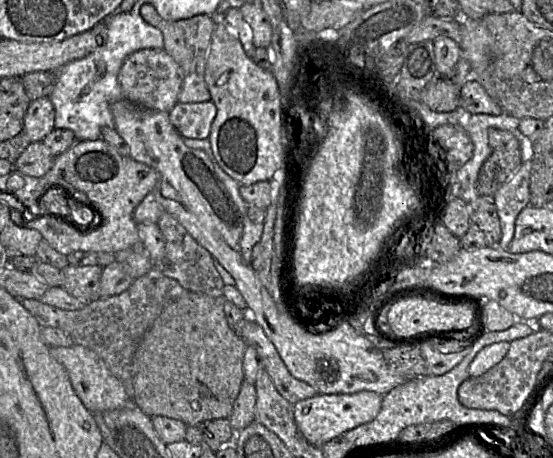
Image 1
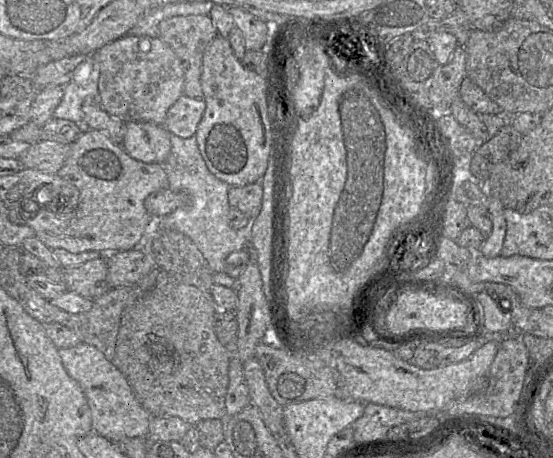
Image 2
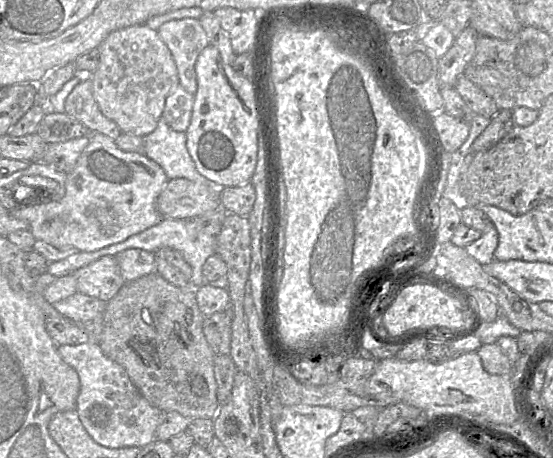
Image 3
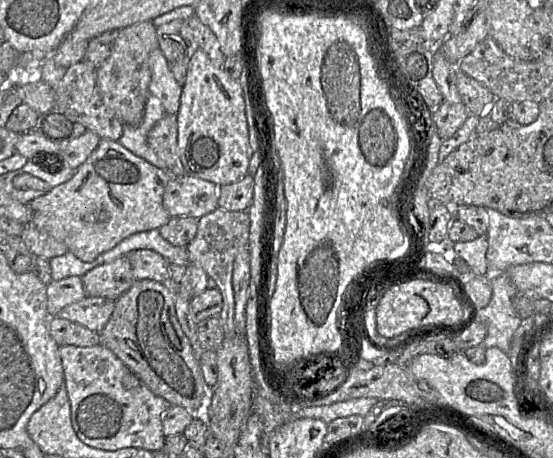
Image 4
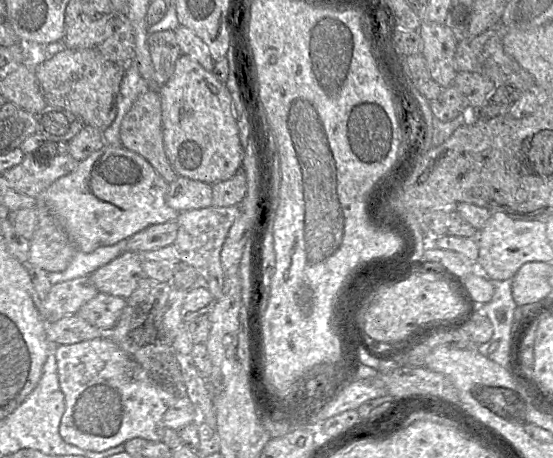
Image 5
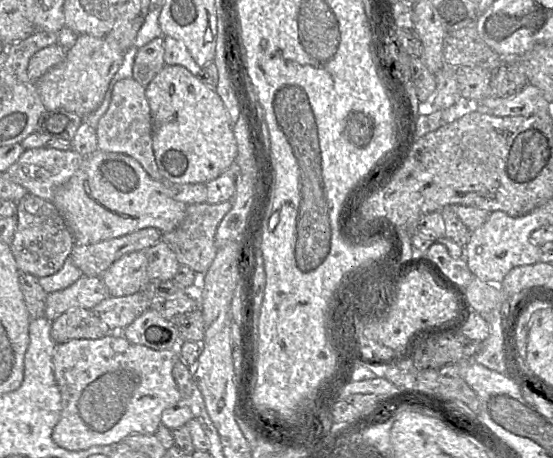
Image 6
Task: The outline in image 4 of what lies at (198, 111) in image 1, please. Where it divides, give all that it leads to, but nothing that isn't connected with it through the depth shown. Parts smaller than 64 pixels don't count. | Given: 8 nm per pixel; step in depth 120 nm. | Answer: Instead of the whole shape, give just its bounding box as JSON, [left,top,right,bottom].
[149,48,182,115]

